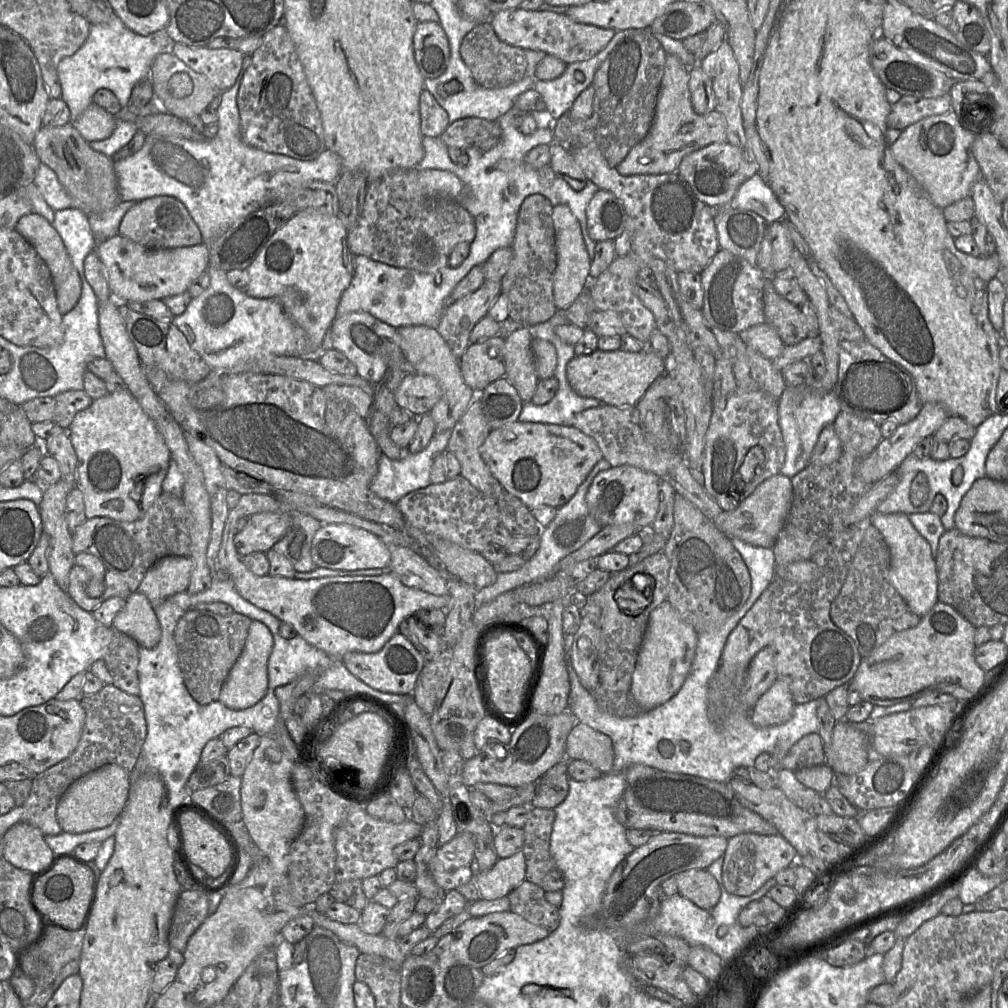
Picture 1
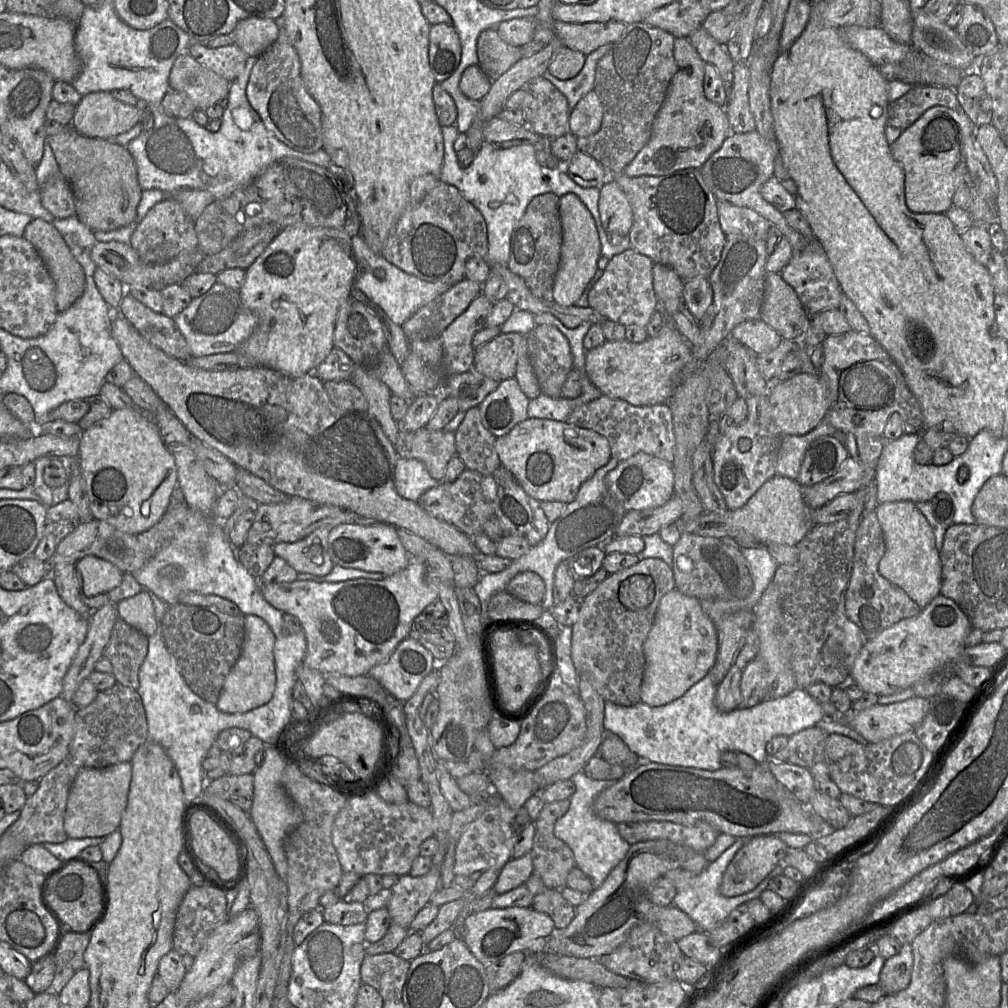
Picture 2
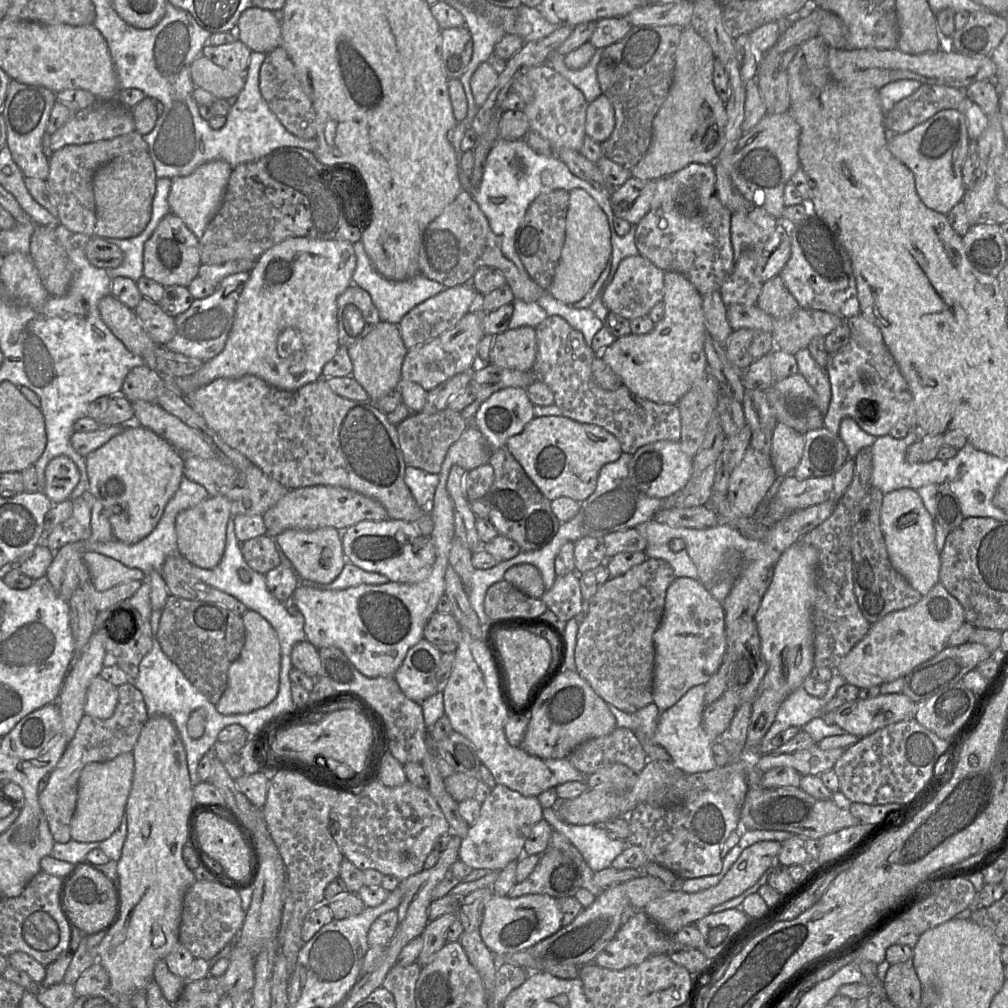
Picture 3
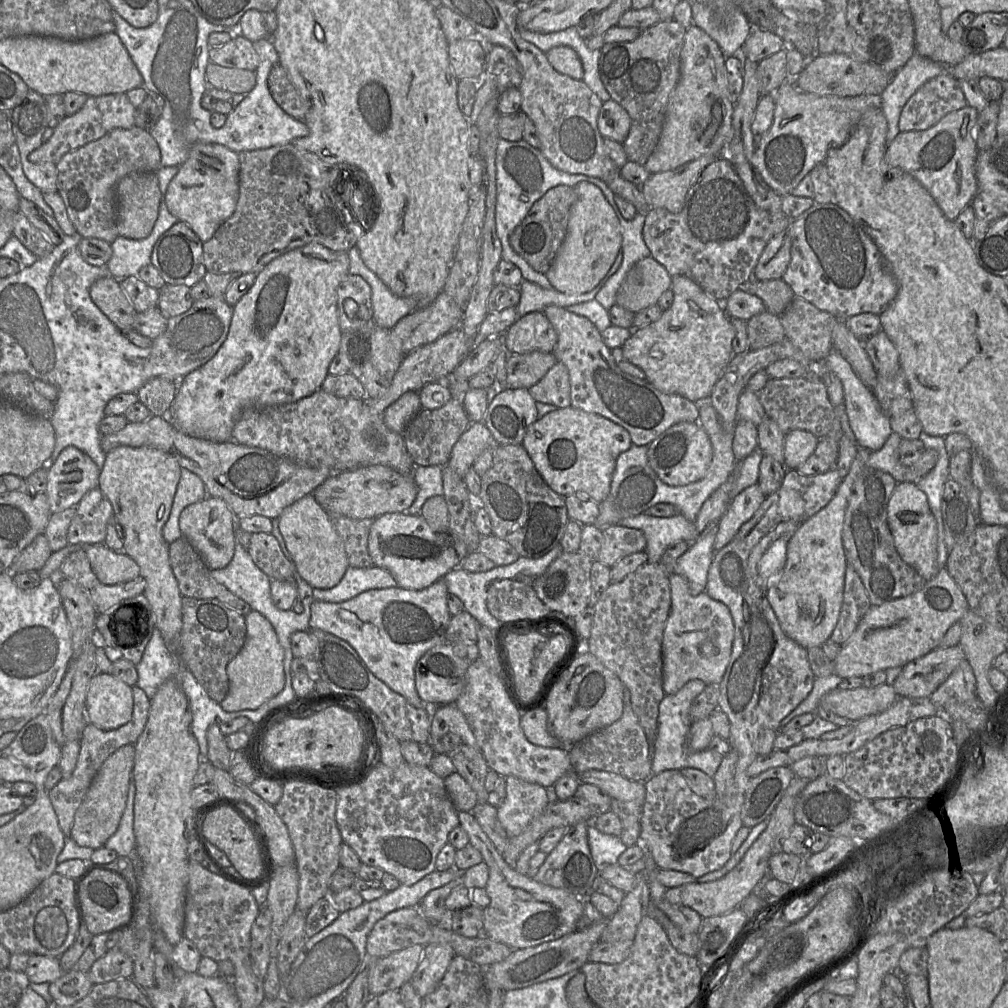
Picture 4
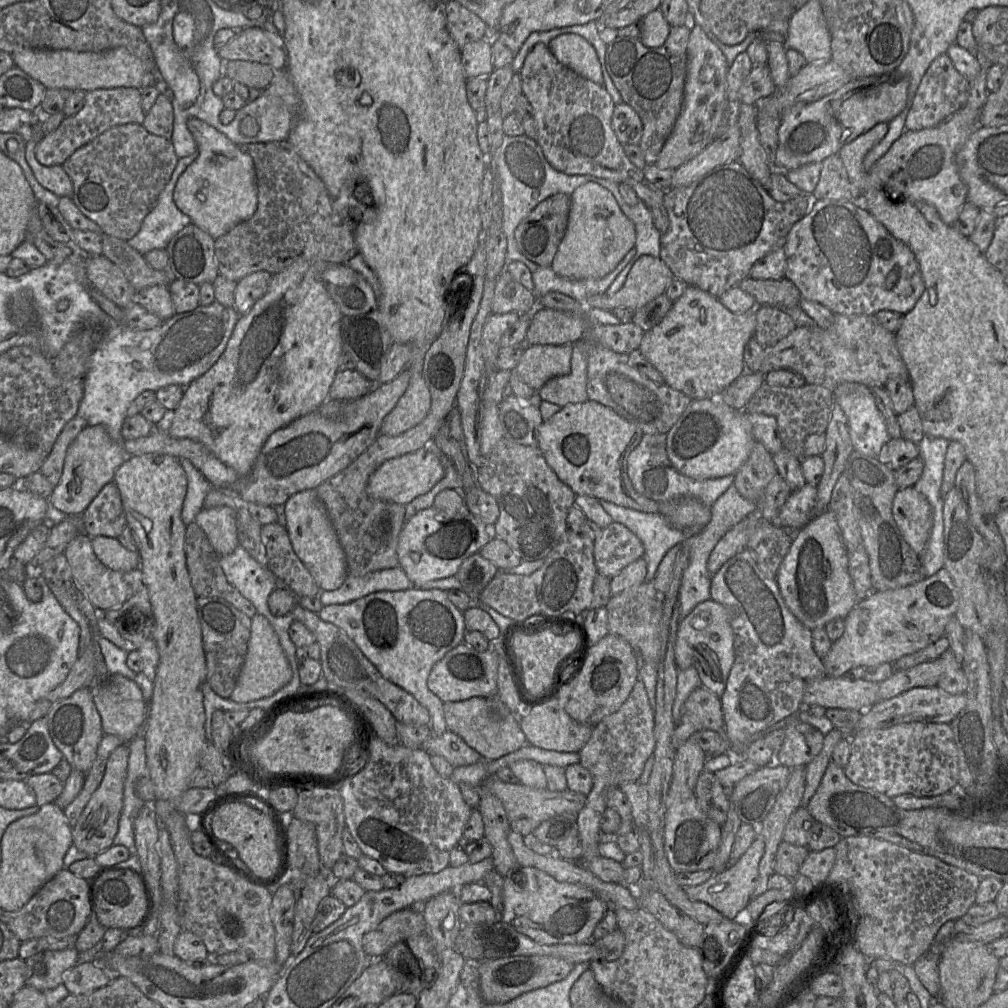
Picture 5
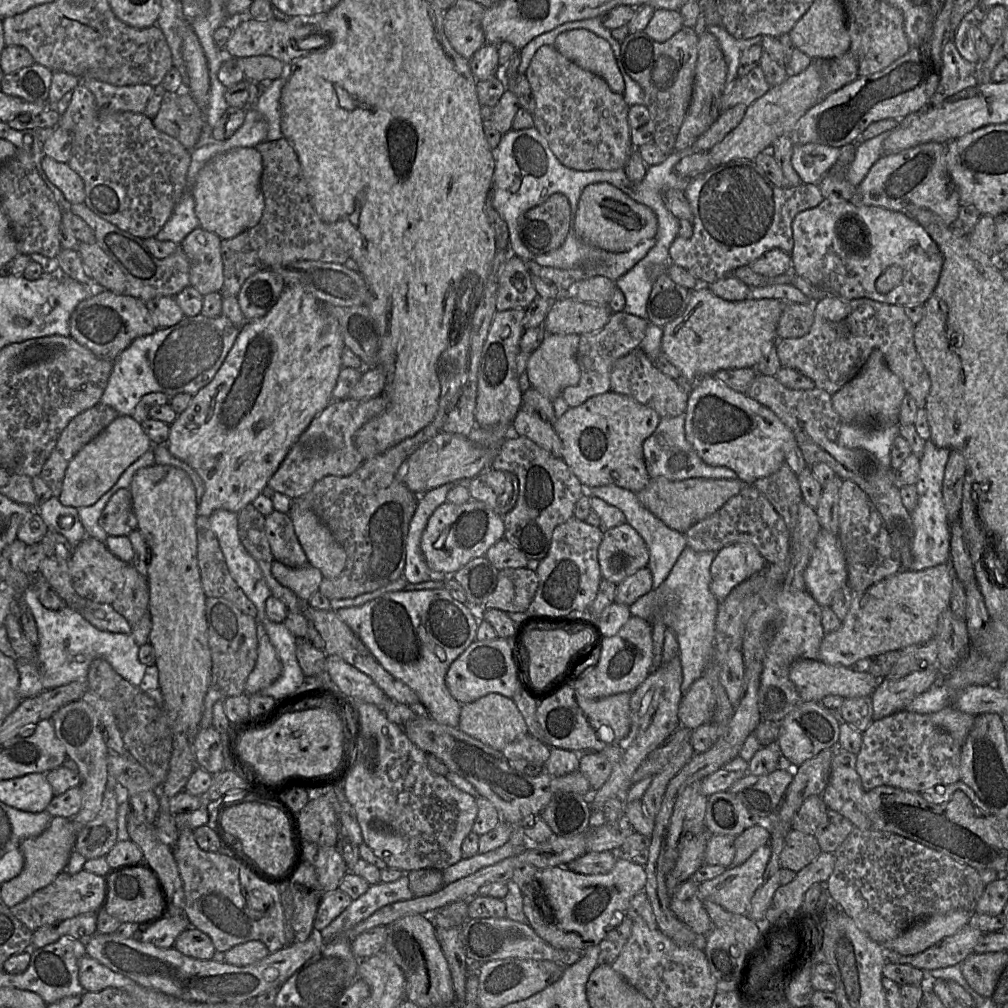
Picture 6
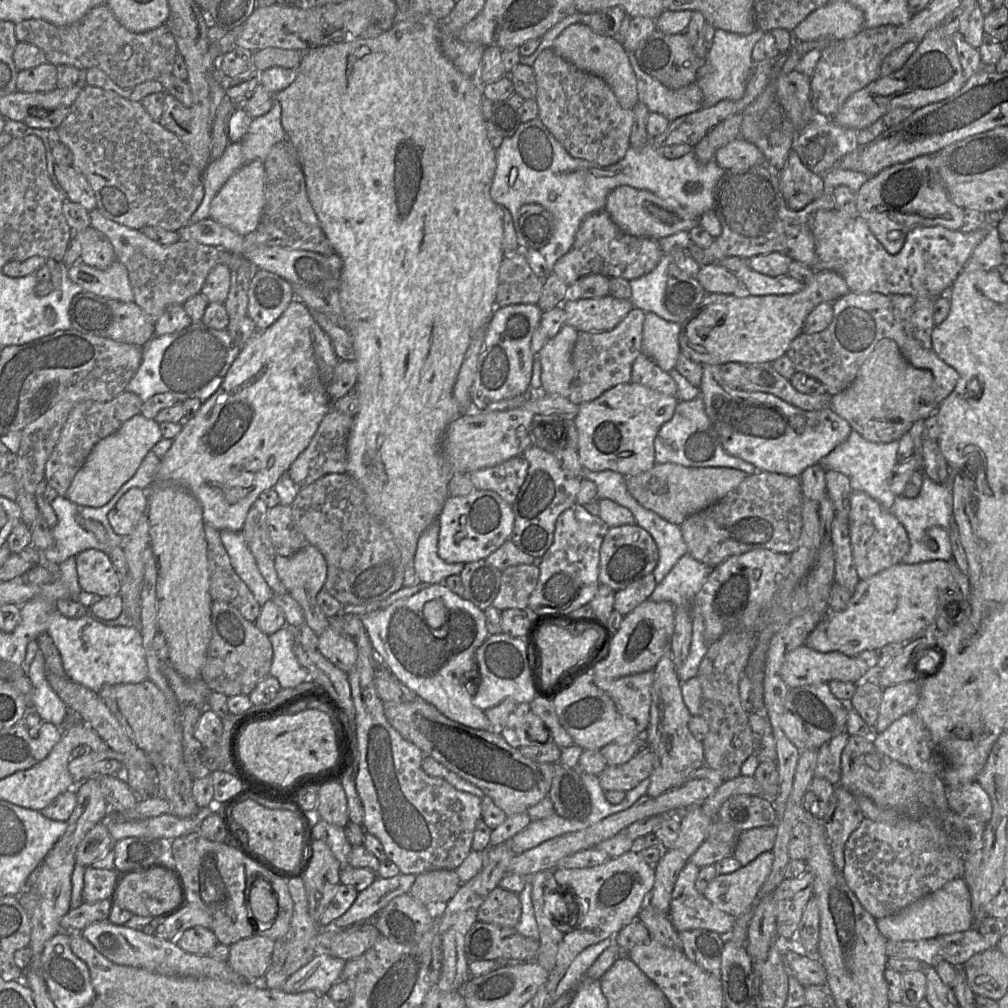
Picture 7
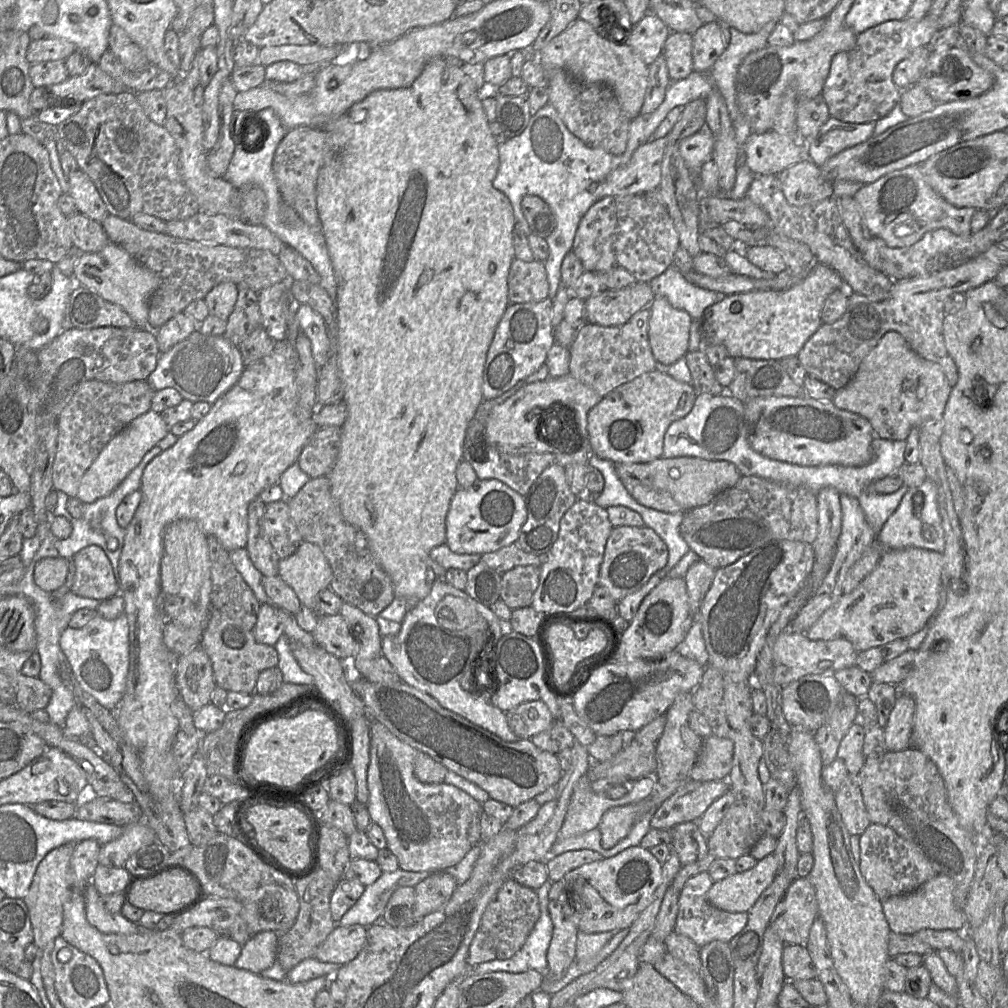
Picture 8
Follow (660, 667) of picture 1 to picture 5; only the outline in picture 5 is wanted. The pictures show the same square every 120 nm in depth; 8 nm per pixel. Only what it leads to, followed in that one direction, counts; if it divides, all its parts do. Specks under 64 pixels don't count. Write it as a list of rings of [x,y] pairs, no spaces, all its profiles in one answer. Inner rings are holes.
[[[709,599],[699,603],[680,619],[675,642],[675,662],[679,671],[695,668],[701,685],[720,697],[725,690],[734,659],[734,635],[725,606]]]

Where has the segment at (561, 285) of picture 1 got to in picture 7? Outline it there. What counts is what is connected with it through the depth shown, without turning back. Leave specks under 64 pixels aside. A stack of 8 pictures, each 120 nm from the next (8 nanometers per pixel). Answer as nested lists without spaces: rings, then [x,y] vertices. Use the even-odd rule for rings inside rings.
[[[619,186],[607,196],[604,210],[626,234],[660,239],[679,232],[688,232],[699,225],[700,217],[692,215],[671,198],[660,198],[654,193],[629,186]]]

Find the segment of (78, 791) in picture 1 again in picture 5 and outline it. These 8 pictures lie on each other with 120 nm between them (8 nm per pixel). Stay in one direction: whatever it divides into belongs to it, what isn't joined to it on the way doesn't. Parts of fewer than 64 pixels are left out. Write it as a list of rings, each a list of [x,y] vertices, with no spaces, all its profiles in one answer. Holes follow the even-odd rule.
[[[129,745],[118,747],[110,756],[104,777],[98,789],[72,828],[73,844],[81,851],[96,857],[113,846],[123,809],[124,788],[128,770]]]

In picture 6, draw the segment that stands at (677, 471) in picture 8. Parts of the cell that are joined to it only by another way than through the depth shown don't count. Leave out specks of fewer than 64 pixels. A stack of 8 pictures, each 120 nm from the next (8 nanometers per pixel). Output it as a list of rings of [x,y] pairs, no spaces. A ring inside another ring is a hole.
[[[656,477],[650,478],[648,485],[636,495],[640,502],[669,528],[684,533],[692,525],[720,509],[740,492],[743,485],[740,479],[690,478],[671,481],[665,477]]]

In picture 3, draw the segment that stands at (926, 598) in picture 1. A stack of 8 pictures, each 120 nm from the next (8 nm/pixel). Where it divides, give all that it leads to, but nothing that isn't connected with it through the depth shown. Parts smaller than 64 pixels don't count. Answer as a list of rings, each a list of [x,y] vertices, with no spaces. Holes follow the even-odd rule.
[[[901,488],[884,495],[880,526],[889,561],[922,596],[939,582],[940,553],[936,548],[936,530],[931,515],[917,490]]]

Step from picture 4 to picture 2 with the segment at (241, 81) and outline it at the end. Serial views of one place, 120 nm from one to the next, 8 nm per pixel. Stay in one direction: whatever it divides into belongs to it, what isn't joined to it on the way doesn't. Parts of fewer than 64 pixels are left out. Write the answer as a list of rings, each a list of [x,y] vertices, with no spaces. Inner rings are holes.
[[[188,53],[174,61],[169,74],[169,90],[185,93],[197,110],[227,98],[231,82],[198,63]]]

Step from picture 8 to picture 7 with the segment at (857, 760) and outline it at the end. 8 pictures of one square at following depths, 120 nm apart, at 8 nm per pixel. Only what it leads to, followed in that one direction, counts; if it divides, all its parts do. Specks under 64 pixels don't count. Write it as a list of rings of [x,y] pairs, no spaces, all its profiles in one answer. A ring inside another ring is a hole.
[[[844,731],[818,748],[814,778],[823,778],[834,785],[840,782],[841,754],[849,739]]]

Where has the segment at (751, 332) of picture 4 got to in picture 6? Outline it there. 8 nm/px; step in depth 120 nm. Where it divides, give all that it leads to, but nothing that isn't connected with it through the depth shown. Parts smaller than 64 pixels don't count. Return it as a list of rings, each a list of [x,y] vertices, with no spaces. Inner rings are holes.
[[[813,302],[806,304],[787,303],[777,324],[777,339],[803,337],[809,332],[813,321]]]

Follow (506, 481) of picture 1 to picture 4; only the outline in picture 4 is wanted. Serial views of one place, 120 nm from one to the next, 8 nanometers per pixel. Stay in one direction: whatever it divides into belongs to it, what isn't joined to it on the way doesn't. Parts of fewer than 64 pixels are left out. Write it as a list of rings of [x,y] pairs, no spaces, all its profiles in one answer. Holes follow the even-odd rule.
[[[574,407],[558,408],[532,423],[522,446],[527,450],[545,482],[558,494],[578,492],[583,501],[602,502],[608,496],[618,456],[633,445],[629,432],[621,425],[596,413]]]

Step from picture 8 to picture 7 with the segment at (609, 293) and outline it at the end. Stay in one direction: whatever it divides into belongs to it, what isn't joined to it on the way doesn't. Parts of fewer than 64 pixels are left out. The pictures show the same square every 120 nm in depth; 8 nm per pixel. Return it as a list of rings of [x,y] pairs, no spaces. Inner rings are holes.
[[[610,295],[601,298],[569,297],[562,303],[565,314],[565,324],[573,326],[578,332],[608,331],[617,326],[632,310],[630,299],[618,299]]]

